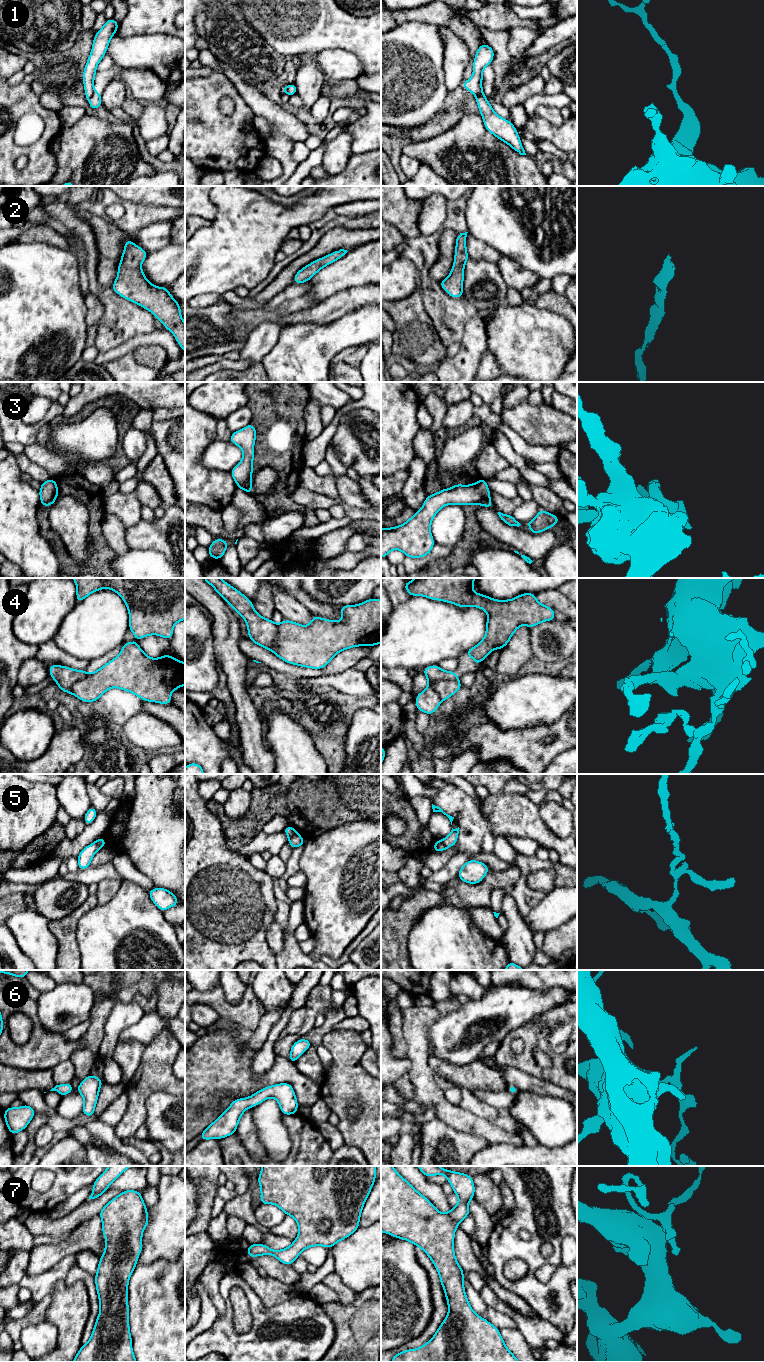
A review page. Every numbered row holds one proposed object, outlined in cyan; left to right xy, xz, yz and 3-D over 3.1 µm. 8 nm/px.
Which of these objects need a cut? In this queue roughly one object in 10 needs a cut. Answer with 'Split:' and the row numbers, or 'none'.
Split: 1, 3, 5

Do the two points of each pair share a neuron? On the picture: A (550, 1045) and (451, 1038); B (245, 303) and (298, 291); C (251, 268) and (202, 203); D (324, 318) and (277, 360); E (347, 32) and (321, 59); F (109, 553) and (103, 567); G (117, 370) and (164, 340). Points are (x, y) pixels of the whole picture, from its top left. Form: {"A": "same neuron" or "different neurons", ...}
{"A": "different neurons", "B": "different neurons", "C": "different neurons", "D": "different neurons", "E": "different neurons", "F": "same neuron", "G": "different neurons"}

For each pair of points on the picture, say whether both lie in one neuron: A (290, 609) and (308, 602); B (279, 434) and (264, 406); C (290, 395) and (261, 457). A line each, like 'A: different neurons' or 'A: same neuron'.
A: different neurons
B: same neuron
C: same neuron

